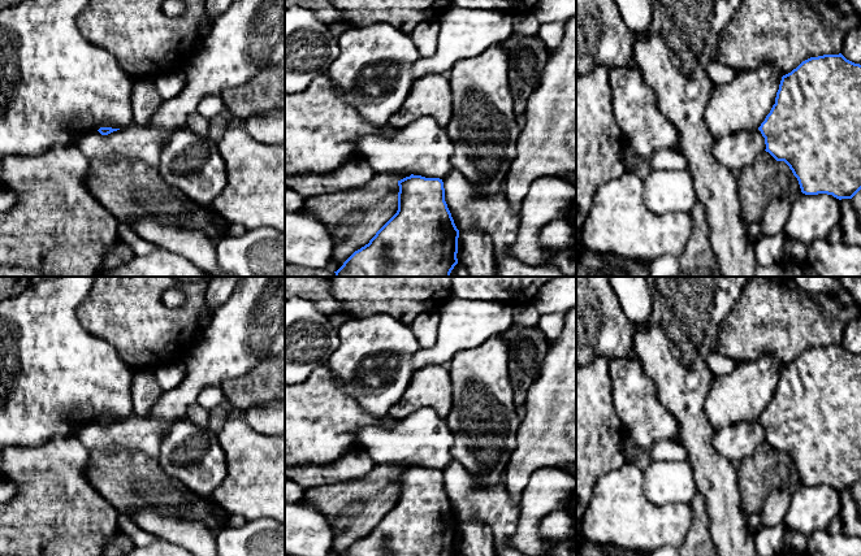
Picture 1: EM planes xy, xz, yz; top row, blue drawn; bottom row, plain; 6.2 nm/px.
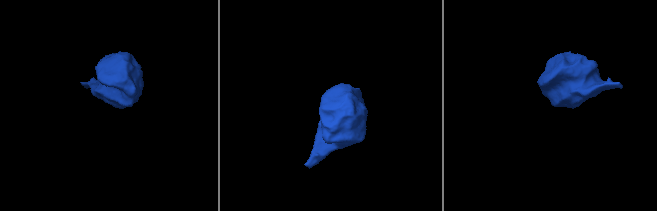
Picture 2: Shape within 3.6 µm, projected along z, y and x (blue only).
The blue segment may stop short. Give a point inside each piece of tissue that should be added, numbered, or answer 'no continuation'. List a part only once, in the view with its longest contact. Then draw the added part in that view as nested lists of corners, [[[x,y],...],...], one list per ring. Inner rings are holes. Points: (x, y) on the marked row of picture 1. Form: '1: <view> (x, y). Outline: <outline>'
no continuation

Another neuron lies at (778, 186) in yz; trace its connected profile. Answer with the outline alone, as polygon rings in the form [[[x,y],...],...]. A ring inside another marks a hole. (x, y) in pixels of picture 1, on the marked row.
[[[761,152],[754,164],[737,174],[737,195],[745,225],[760,222],[767,204],[774,199],[796,200],[801,195],[797,178],[784,161]]]

